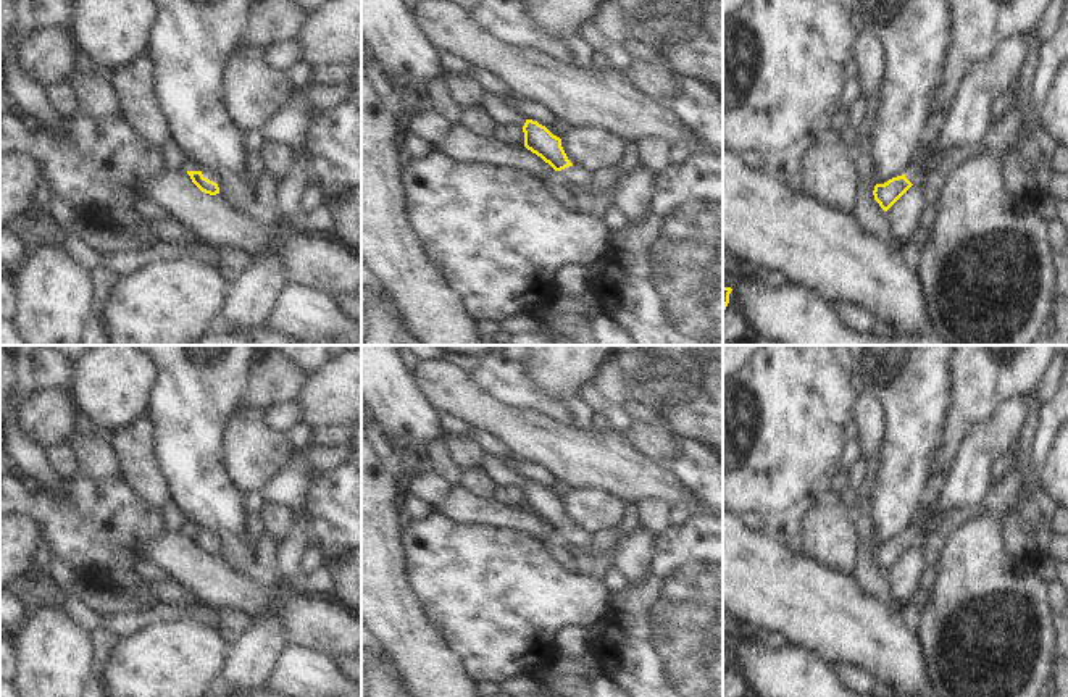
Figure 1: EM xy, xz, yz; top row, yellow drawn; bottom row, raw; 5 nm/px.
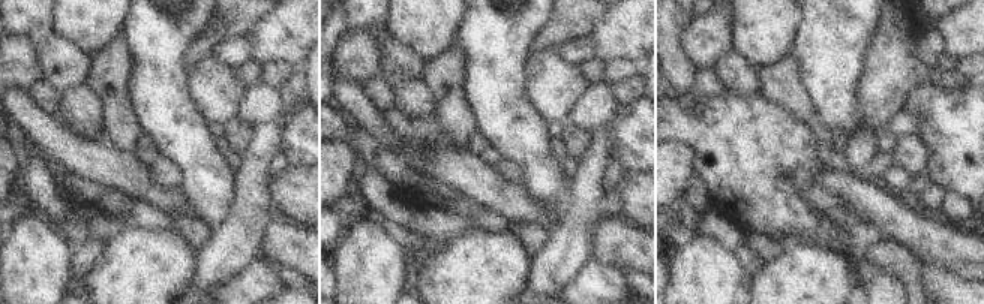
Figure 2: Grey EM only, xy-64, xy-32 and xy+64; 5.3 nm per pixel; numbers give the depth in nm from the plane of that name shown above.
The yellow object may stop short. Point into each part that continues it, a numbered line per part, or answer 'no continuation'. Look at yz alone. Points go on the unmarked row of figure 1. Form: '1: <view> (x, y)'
1: yz (970, 479)

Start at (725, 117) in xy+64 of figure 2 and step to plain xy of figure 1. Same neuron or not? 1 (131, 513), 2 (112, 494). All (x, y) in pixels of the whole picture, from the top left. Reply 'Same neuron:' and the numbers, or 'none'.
Same neuron: 1, 2

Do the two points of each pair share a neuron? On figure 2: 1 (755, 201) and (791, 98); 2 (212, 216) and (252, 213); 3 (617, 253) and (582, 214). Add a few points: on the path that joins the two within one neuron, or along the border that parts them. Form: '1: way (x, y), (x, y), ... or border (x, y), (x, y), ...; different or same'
1: border (758, 95), (807, 125); different
2: border (234, 180), (234, 195), (227, 216), (210, 235); different
3: border (603, 216), (593, 226), (590, 258); different

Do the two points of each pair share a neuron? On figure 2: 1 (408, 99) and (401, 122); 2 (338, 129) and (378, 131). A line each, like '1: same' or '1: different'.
1: different
2: different

